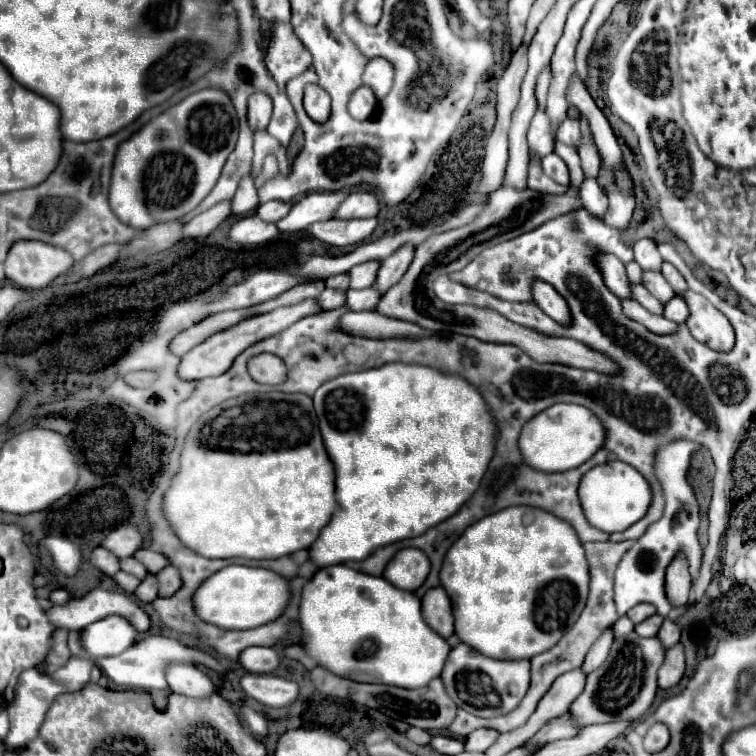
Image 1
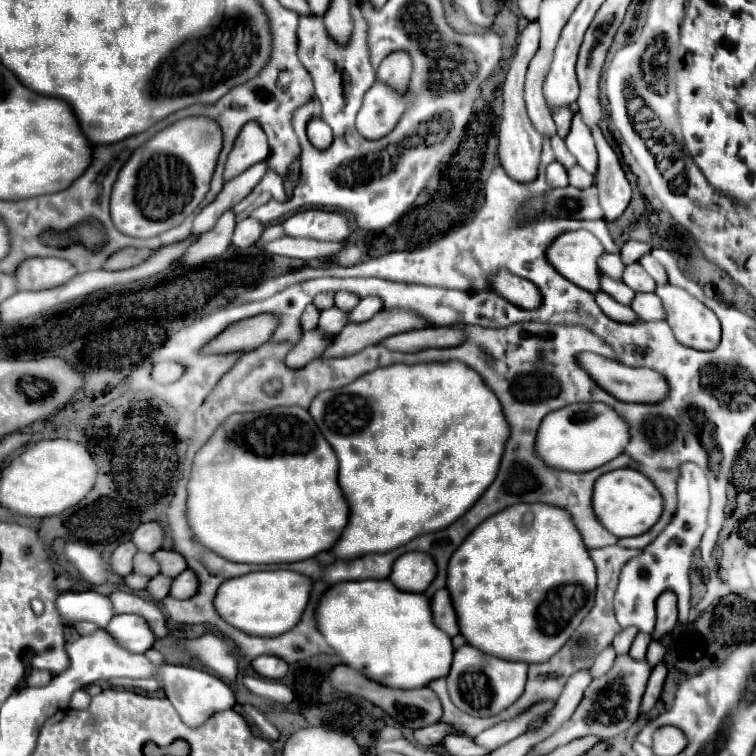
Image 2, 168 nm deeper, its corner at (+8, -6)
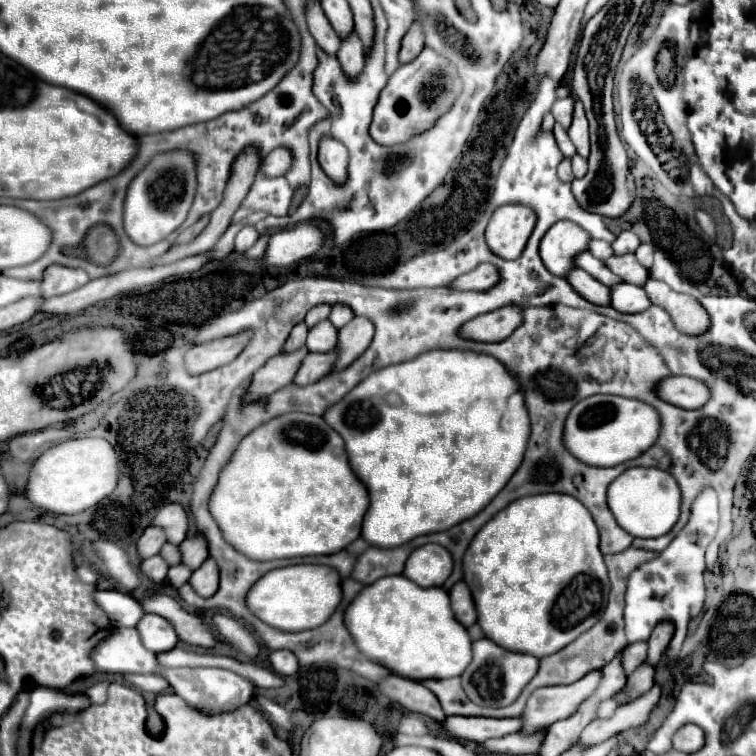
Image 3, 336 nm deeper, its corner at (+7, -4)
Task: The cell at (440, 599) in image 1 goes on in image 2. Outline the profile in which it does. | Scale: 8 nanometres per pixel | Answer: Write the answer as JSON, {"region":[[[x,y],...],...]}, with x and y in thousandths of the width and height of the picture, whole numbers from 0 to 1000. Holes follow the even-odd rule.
{"region":[[[582,779],[574,784],[571,795],[569,795],[569,803],[571,803],[571,819],[577,824],[577,829],[582,829],[587,837],[593,837],[595,843],[606,840],[606,824],[603,824],[603,811],[598,806],[598,798],[595,798],[595,787],[590,779]]]}

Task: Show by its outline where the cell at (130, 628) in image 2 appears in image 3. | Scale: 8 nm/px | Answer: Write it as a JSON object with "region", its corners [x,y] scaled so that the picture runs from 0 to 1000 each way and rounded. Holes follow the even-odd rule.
{"region":[[[200,811],[192,813],[184,821],[181,835],[184,835],[192,856],[200,858],[202,864],[226,861],[237,851],[234,837],[229,837],[229,827],[224,827],[224,821],[218,821],[210,813],[200,813]]]}

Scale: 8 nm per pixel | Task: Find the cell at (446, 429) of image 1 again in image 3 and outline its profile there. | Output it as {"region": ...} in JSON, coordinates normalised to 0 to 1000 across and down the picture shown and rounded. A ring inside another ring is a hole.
{"region":[[[578,462],[578,464],[557,467],[554,472],[544,478],[493,491],[483,504],[478,504],[467,515],[467,520],[459,520],[448,533],[443,533],[427,552],[456,581],[456,591],[459,591],[467,623],[485,642],[488,657],[491,657],[488,676],[480,687],[478,710],[499,724],[525,724],[554,708],[567,708],[575,702],[597,700],[599,694],[620,684],[628,684],[636,673],[642,673],[642,668],[647,668],[647,663],[668,644],[668,636],[679,631],[679,626],[684,623],[684,615],[689,615],[689,604],[694,602],[694,589],[700,583],[700,546],[694,541],[692,522],[694,520],[689,520],[689,509],[684,509],[684,499],[655,472],[642,470],[642,467],[607,464],[607,462]]]}

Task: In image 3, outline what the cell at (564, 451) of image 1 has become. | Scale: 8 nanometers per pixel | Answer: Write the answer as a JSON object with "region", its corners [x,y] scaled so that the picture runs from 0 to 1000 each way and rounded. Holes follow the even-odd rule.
{"region":[[[784,522],[766,530],[747,557],[747,591],[776,615],[813,618],[851,602],[866,589],[874,570],[874,552],[869,541],[845,528],[819,522]]]}

